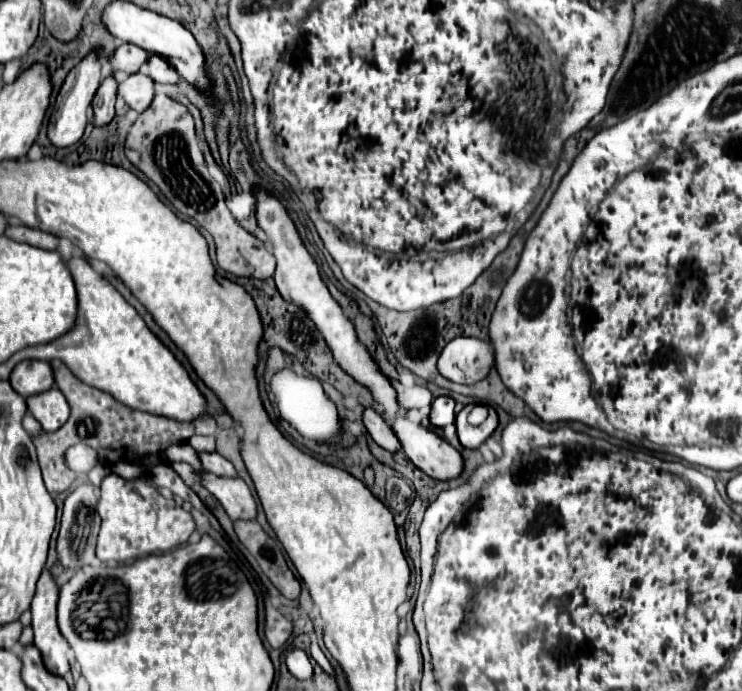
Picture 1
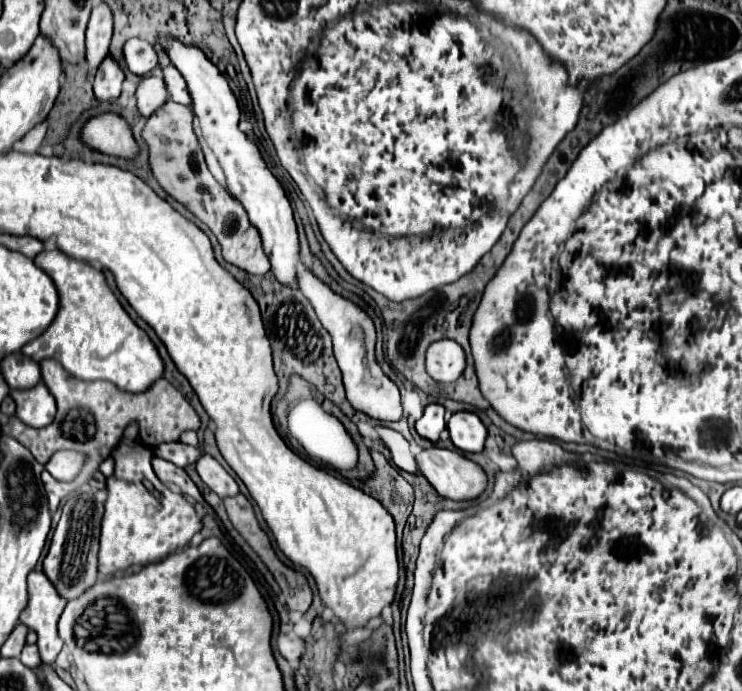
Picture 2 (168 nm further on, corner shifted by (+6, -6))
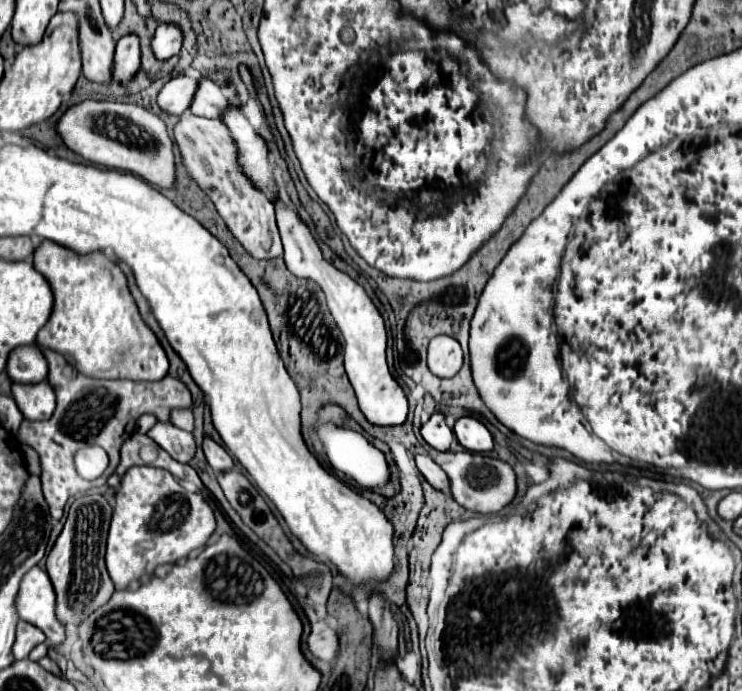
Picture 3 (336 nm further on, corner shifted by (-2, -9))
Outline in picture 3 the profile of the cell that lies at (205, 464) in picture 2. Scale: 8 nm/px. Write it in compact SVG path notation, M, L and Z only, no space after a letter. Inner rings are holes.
M205 439L203 451L205 451L205 457L207 457L209 465L213 467L213 471L215 471L217 475L233 469L233 459L231 459L231 455L229 455L221 445L217 445L215 441Z

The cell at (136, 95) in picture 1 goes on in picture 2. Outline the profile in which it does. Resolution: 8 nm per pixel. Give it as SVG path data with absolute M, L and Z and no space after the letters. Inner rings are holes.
M158 66L148 76L141 78L135 96L137 96L139 112L147 118L169 100L165 80L163 80L161 69Z

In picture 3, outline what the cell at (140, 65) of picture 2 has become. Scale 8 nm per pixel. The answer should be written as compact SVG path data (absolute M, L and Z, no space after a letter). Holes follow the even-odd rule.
M161 23L151 39L151 51L157 61L167 61L169 57L177 55L181 49L181 31L175 25Z

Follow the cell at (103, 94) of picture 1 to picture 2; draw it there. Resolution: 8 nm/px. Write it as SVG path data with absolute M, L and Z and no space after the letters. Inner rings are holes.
M109 54L97 68L93 90L99 100L109 100L117 98L121 94L121 84L125 80L125 72L117 64L117 60Z

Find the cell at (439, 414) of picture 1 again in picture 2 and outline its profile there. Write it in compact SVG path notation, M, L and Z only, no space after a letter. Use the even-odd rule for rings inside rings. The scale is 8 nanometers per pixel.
M429 404L423 412L423 416L415 422L415 430L421 438L427 438L429 442L437 442L439 434L445 430L445 420L443 420L445 408L441 404Z

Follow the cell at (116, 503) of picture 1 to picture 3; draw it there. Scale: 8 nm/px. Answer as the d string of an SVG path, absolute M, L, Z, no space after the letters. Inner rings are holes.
M131 467L121 477L106 544L105 563L115 589L125 589L143 575L153 575L157 565L175 563L207 543L215 531L213 509L207 501L185 491L171 473L155 467Z

